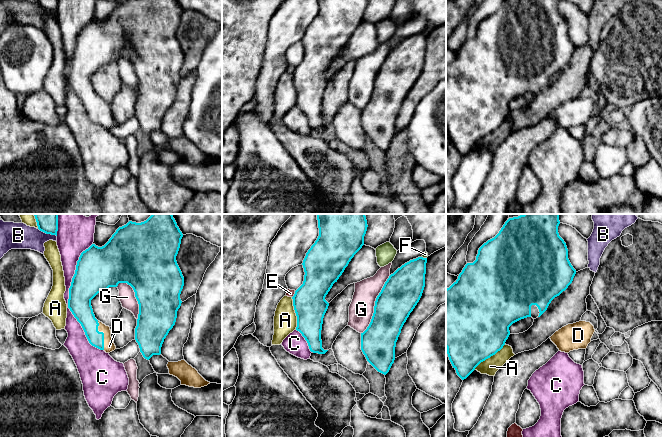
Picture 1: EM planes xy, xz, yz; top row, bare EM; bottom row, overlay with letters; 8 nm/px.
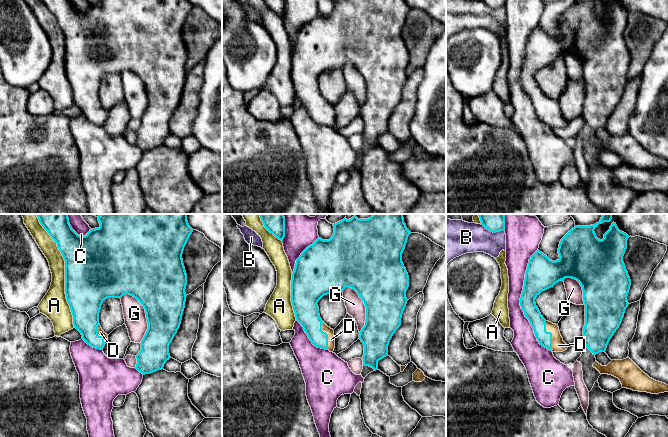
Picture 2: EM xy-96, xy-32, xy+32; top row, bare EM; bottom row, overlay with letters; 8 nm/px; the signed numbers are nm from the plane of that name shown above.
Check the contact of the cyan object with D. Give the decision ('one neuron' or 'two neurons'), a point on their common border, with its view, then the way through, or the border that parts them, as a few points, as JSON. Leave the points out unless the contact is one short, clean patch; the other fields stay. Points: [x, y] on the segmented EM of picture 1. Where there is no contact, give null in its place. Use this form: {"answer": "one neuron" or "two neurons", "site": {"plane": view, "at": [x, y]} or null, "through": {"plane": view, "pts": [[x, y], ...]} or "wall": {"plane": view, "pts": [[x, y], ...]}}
{"answer": "one neuron", "site": {"plane": "xy", "at": [103, 334]}, "through": {"plane": "xy", "pts": [[82, 311], [86, 318], [103, 334], [103, 340], [109, 346]]}}

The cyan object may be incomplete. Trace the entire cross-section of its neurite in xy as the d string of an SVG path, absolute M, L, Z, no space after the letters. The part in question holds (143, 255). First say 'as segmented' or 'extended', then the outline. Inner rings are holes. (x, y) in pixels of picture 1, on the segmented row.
extended | M152 214L146 221L141 223L129 221L126 225L119 227L104 246L98 247L92 244L81 253L69 288L68 308L81 324L92 346L104 350L106 353L116 349L111 337L110 327L95 318L91 300L109 287L117 287L119 283L127 283L133 288L139 304L135 340L139 345L140 352L147 360L153 355L161 354L164 339L175 325L177 311L182 303L180 294L184 286L184 277L176 261L182 237L183 234L172 214Z

